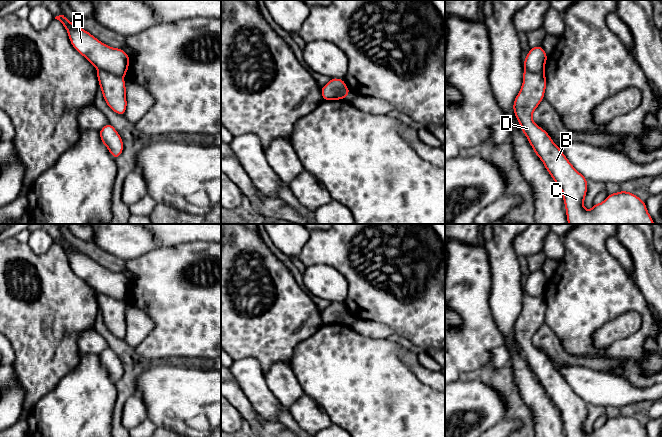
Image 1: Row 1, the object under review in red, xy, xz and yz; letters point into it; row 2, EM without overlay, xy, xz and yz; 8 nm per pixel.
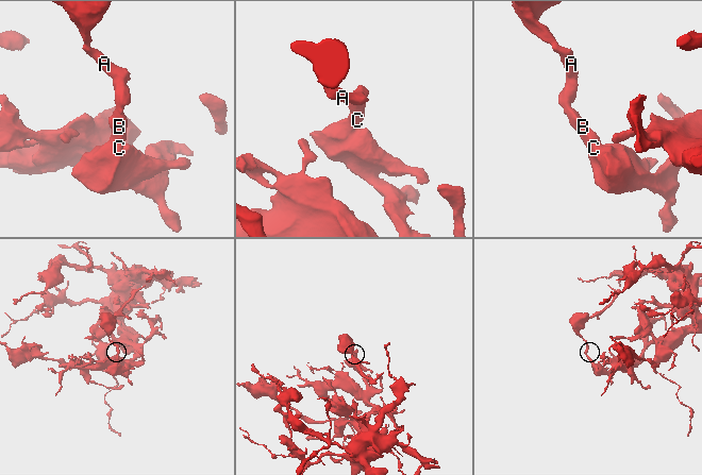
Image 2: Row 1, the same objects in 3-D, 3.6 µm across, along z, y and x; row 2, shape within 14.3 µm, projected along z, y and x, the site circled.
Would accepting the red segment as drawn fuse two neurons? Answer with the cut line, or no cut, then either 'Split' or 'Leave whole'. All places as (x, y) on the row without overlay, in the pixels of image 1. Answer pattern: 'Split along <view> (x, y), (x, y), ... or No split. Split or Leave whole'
Split along xy (98, 293), (104, 293), (122, 301). Split

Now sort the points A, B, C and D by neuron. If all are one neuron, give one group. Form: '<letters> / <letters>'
A / B C D

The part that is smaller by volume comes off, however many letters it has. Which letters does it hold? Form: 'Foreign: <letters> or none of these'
Foreign: A

